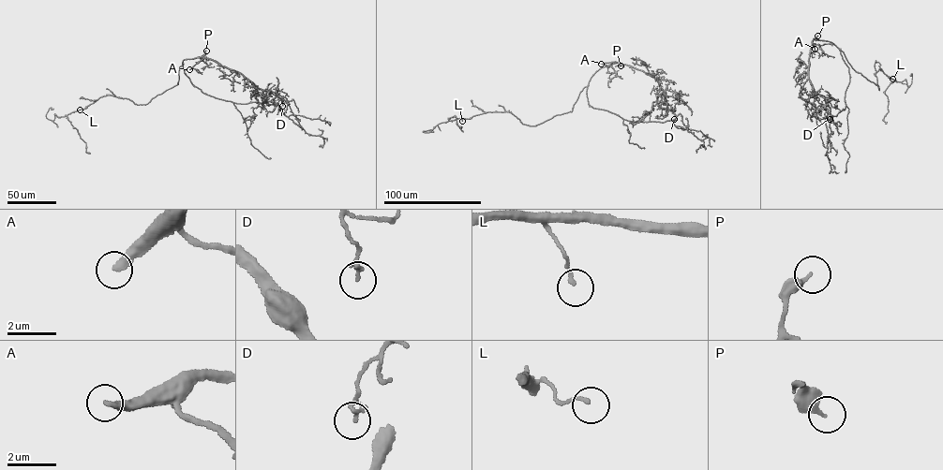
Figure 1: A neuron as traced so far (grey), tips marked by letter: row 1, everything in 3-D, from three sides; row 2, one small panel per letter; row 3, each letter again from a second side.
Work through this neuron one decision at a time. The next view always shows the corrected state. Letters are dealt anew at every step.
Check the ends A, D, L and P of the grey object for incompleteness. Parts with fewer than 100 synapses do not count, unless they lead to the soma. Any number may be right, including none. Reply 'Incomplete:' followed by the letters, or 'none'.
Incomplete: A

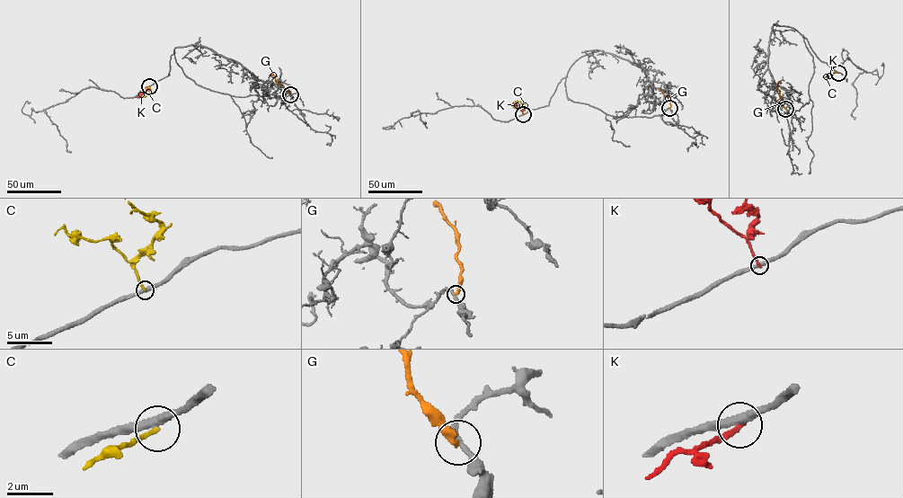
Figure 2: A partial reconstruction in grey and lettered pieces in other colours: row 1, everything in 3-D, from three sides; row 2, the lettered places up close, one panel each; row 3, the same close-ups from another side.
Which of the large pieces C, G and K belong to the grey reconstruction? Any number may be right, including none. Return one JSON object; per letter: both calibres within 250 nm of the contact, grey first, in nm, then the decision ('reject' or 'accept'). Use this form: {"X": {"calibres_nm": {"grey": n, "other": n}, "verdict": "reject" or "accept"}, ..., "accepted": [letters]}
{"C": {"calibres_nm": {"grey": 340, "other": 200}, "verdict": "reject"}, "G": {"calibres_nm": {"grey": 240, "other": 320}, "verdict": "reject"}, "K": {"calibres_nm": {"grey": 320, "other": 240}, "verdict": "reject"}, "accepted": []}

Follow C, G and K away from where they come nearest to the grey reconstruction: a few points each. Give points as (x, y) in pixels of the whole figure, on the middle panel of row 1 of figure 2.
C: (524, 114), (525, 106), (519, 102), (515, 103)
G: (669, 108), (668, 97), (662, 90), (659, 90)
K: (523, 114), (517, 105), (510, 104)

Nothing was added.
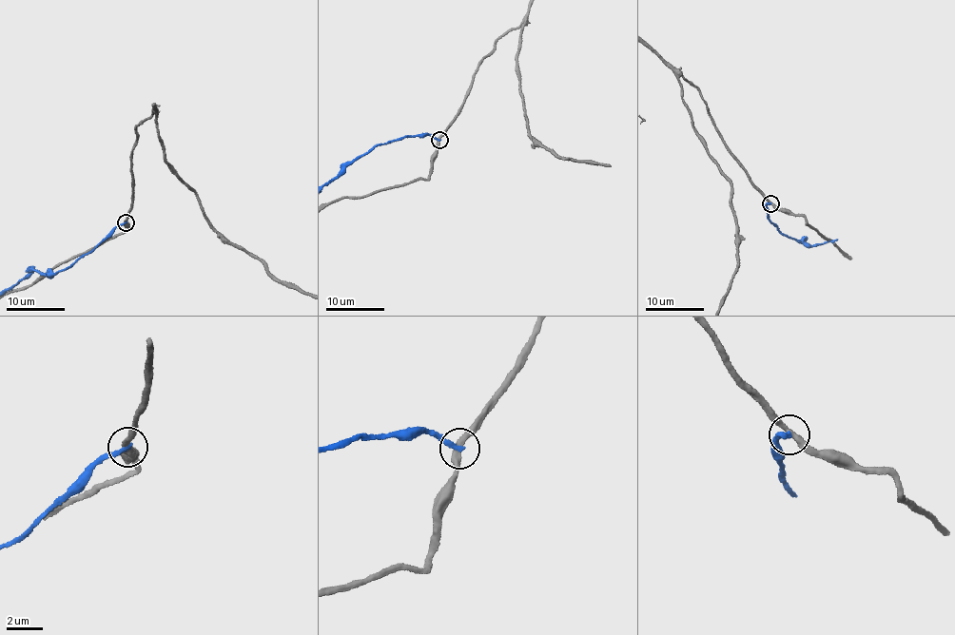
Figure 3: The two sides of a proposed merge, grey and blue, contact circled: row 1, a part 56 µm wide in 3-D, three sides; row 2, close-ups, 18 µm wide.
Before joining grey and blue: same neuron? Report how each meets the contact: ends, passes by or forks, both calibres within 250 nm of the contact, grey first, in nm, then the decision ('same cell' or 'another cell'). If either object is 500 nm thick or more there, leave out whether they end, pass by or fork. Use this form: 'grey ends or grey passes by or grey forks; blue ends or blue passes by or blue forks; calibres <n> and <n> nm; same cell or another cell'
grey passes by; blue ends; calibres 340 and 240 nm; another cell

